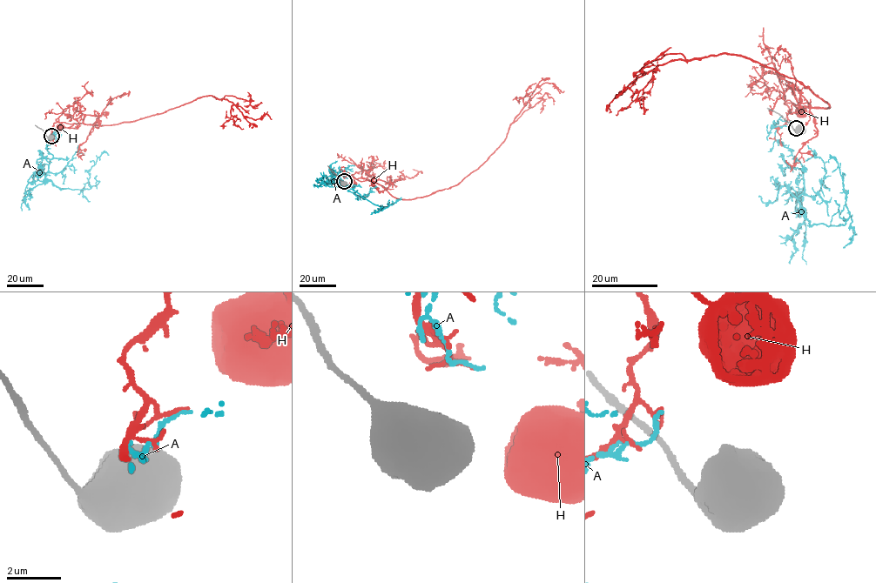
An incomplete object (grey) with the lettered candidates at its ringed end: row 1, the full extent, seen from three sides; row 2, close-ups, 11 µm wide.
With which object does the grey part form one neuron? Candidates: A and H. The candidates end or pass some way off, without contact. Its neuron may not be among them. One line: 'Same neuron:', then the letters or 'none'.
Same neuron: none

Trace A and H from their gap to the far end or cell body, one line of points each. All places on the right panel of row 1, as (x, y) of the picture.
A: (790, 124), (774, 138), (802, 166), (805, 216), (811, 224), (844, 224), (840, 170), (832, 157), (825, 163)
H: (791, 123), (787, 117), (790, 109), (784, 103), (790, 100), (798, 110)

